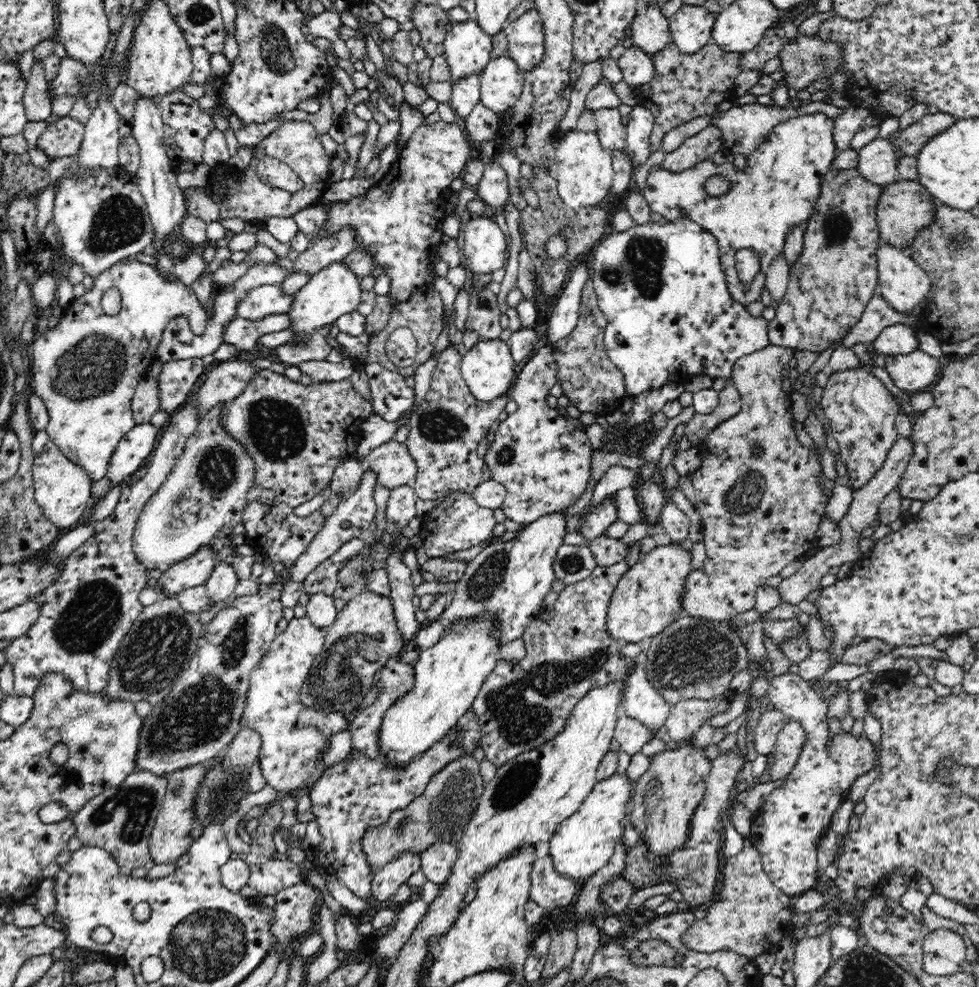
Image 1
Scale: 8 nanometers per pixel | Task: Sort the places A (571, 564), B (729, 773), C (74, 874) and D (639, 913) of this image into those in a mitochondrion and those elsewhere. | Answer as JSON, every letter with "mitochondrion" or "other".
{"A":"mitochondrion","B":"other","C":"other","D":"other"}

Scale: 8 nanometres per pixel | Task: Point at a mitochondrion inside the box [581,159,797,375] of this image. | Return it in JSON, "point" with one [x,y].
{"point":[647,254]}

